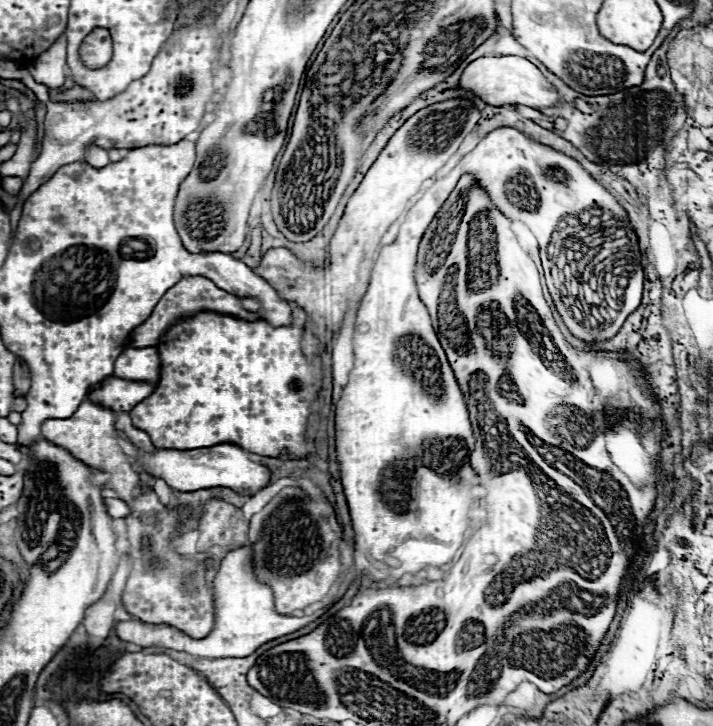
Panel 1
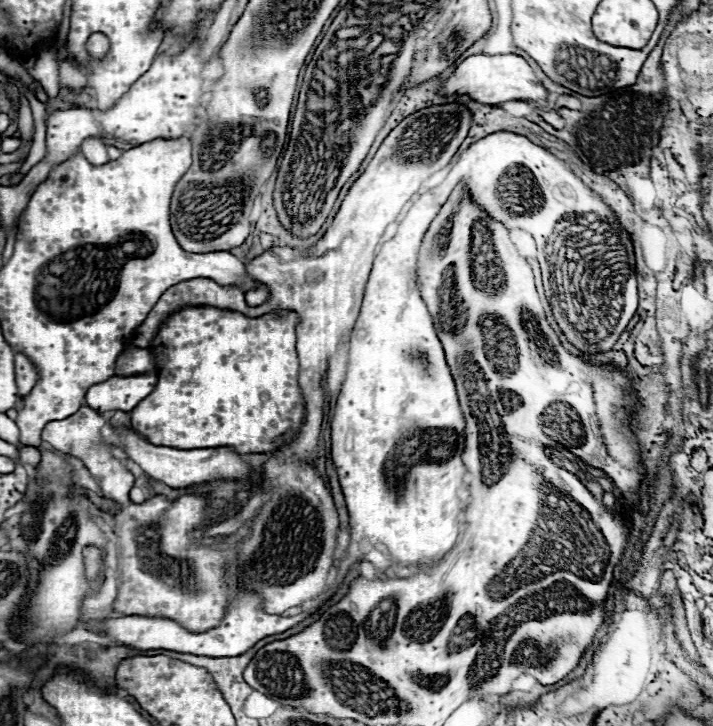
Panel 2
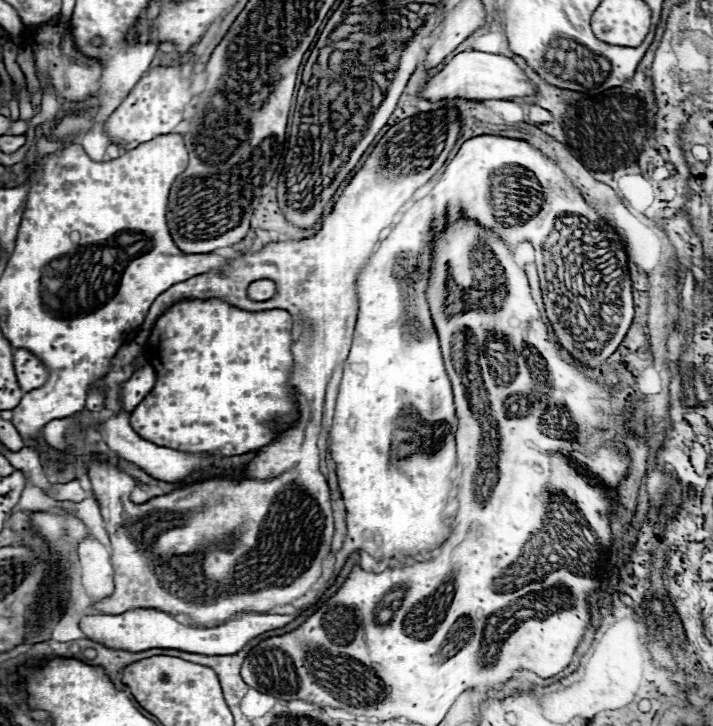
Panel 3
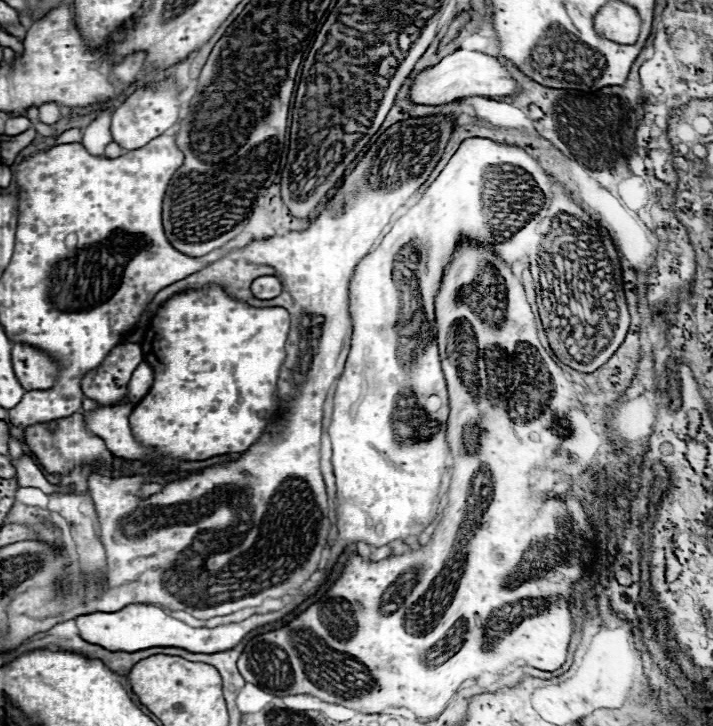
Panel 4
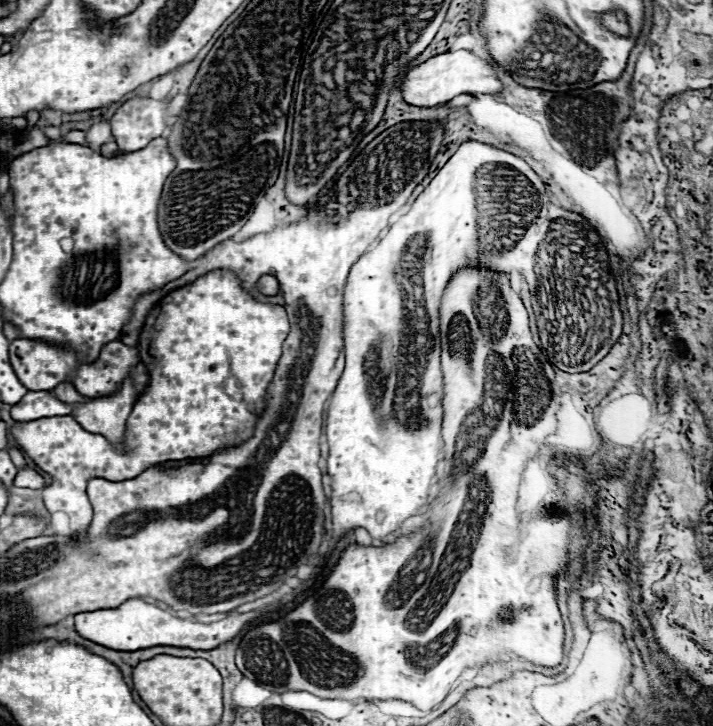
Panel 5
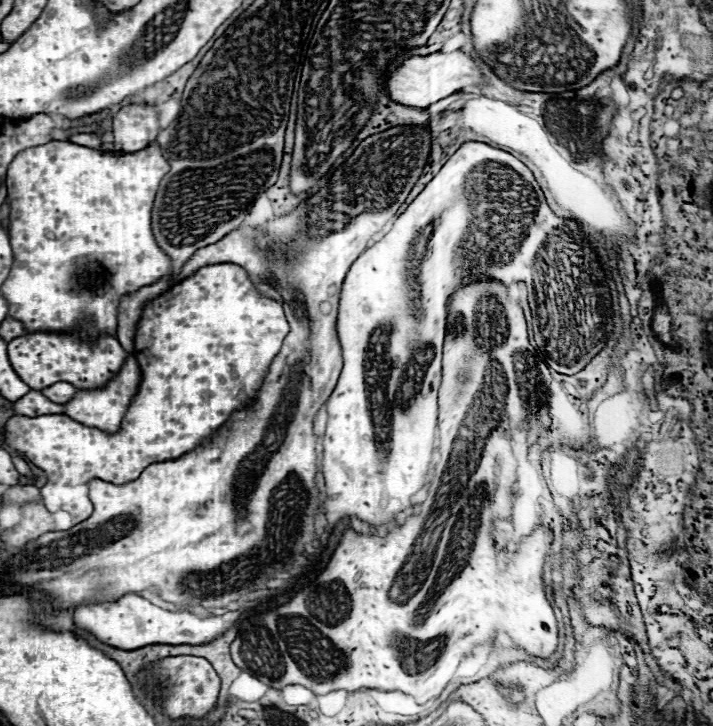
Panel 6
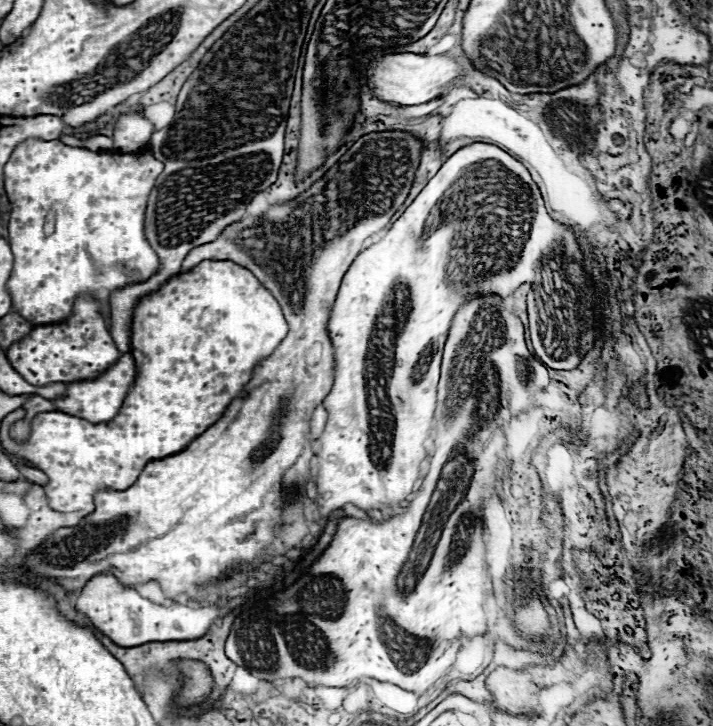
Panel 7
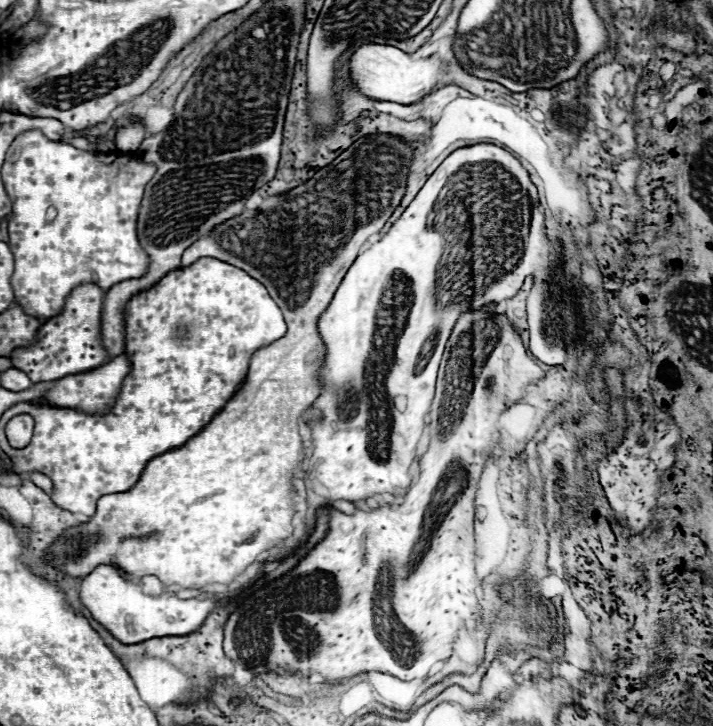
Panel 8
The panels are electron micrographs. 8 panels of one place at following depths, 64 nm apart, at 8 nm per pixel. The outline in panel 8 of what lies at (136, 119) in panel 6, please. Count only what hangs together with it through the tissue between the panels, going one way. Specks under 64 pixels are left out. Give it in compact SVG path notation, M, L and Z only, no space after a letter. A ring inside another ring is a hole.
M130 122L116 134L116 148L120 152L134 152L144 138L146 138L146 128L140 122Z

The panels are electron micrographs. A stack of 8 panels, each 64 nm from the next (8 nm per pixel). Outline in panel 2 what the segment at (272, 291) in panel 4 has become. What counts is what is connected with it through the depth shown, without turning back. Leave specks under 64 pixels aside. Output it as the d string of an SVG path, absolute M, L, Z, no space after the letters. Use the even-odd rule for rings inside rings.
M260 284L258 288L252 288L246 292L246 302L250 306L258 306L270 298L270 288L266 284Z

